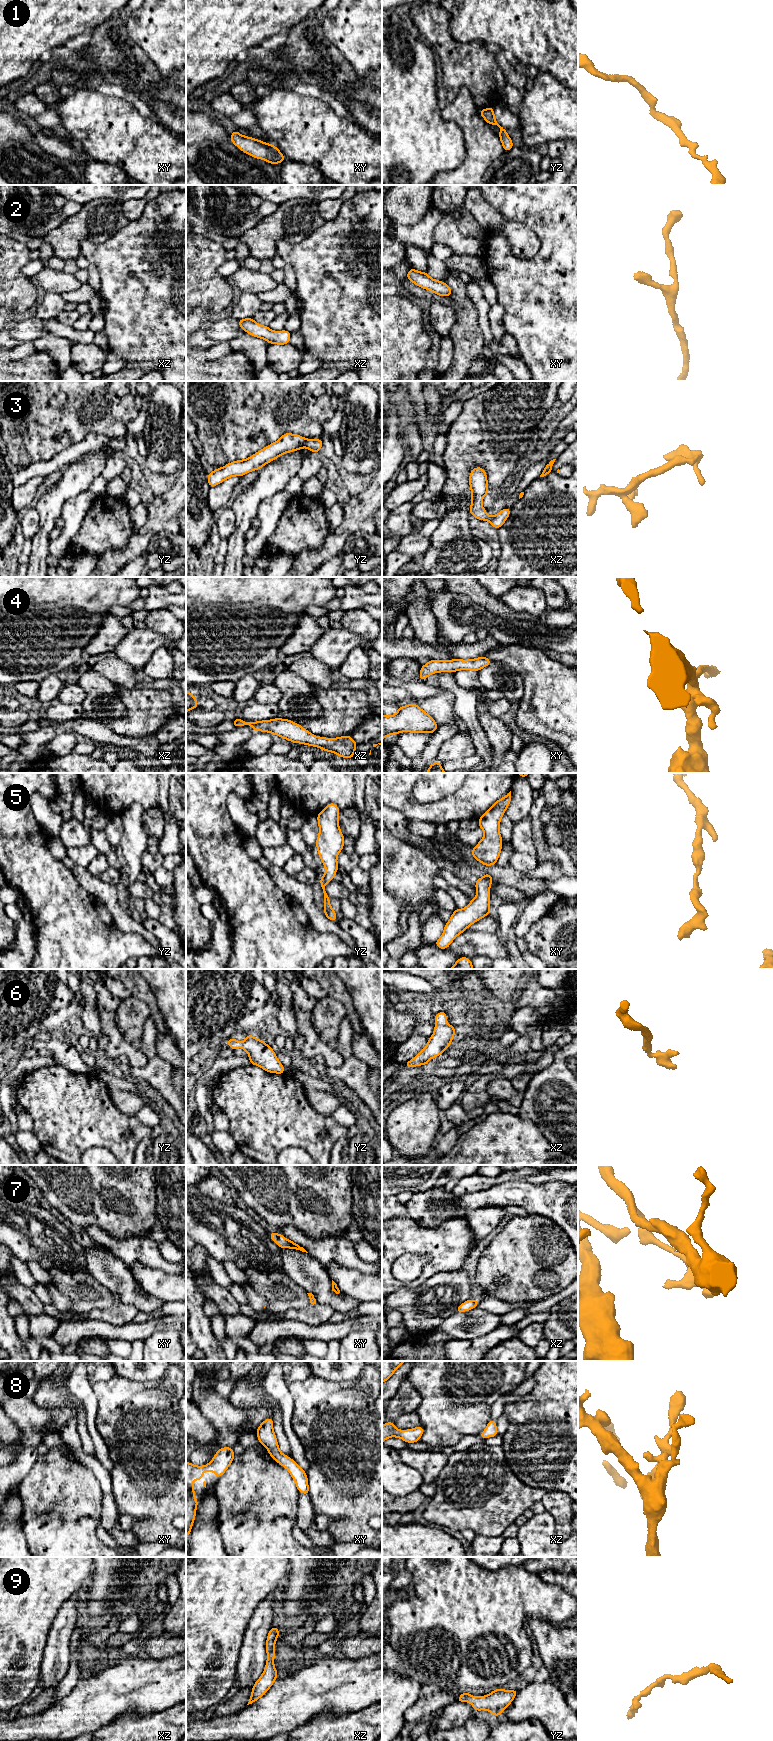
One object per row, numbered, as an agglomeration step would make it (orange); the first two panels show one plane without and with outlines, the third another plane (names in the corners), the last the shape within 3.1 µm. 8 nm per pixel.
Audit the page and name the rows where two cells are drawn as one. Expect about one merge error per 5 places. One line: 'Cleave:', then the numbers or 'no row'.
Cleave: no row

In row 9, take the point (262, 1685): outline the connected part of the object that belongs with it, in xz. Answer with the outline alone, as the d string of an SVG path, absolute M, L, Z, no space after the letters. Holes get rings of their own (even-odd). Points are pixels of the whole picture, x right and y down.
M272 1626L266 1640L267 1662L266 1667L261 1677L253 1685L251 1697L247 1705L252 1704L262 1697L269 1688L273 1685L275 1679L278 1677L278 1672L274 1666L275 1650L274 1645L276 1639L279 1636L279 1630L277 1627Z

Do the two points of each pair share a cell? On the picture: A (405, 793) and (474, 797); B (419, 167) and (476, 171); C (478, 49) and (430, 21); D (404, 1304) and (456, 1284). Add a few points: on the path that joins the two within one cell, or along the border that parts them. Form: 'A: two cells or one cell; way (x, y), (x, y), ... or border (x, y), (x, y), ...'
A: one cell; way (418, 809), (448, 809), (455, 806)
B: two cells; border (465, 149), (465, 158), (458, 166), (435, 174)
C: one cell; way (466, 49), (456, 49), (440, 33)
D: one cell; way (417, 1303), (431, 1303), (443, 1292)

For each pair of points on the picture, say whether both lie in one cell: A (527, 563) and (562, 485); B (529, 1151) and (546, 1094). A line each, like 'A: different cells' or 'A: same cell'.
A: same cell
B: different cells

